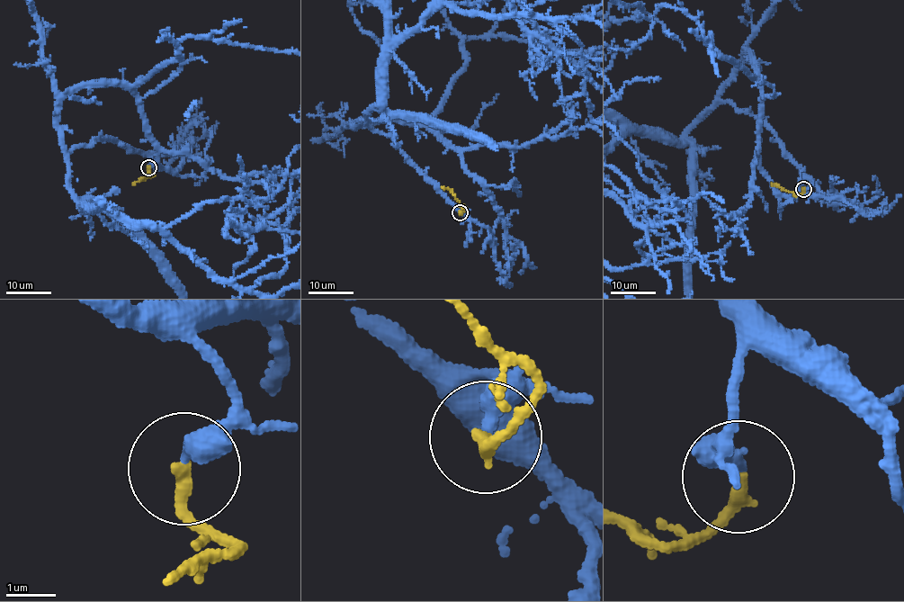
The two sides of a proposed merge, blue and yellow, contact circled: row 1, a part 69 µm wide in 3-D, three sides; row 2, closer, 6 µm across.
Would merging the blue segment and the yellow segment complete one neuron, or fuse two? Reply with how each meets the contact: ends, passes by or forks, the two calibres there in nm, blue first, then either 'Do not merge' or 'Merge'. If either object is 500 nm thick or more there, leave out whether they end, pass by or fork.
At the ring blue ends. At the ring yellow ends. Thickness 340 nm (blue) against 300 nm. Merge

